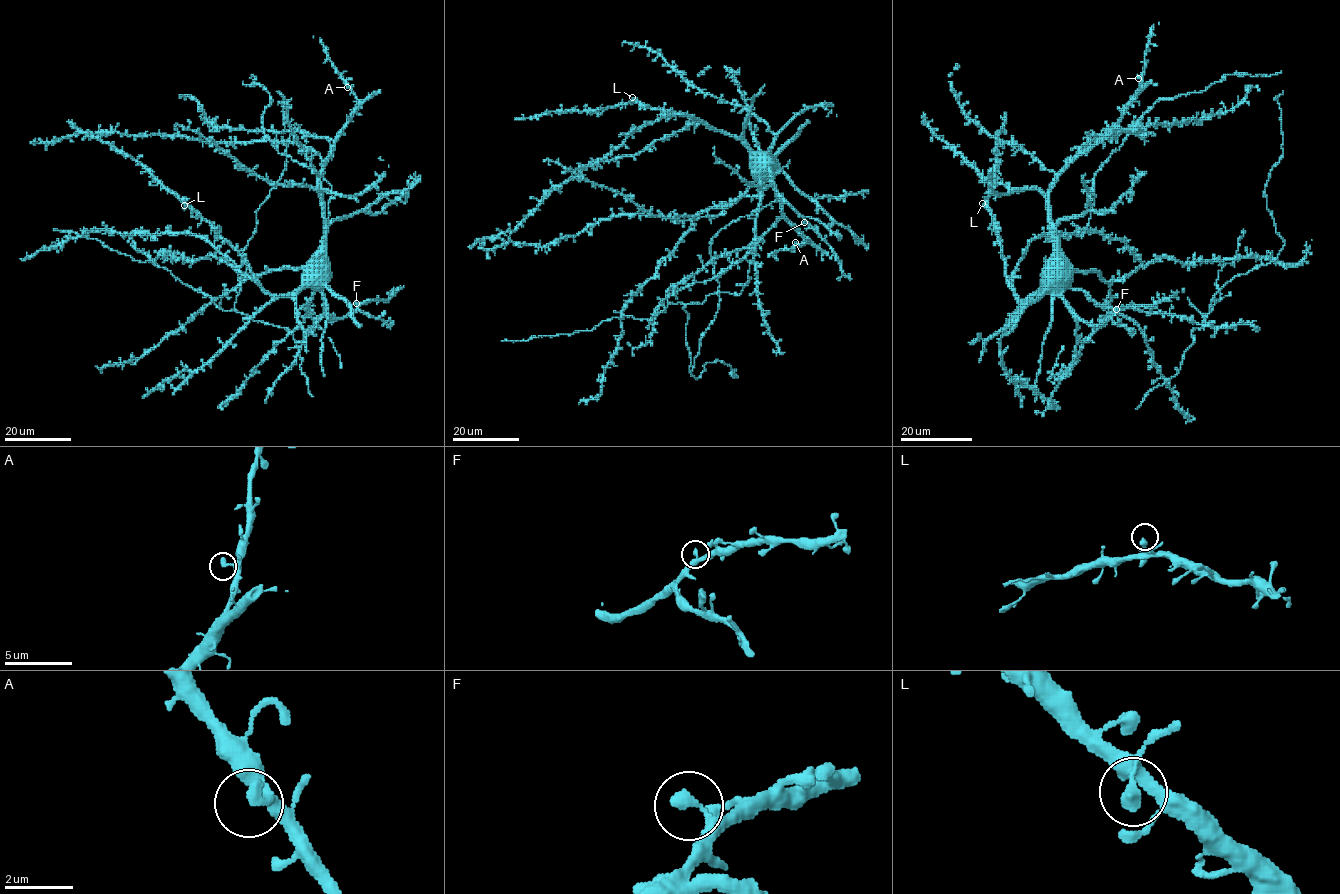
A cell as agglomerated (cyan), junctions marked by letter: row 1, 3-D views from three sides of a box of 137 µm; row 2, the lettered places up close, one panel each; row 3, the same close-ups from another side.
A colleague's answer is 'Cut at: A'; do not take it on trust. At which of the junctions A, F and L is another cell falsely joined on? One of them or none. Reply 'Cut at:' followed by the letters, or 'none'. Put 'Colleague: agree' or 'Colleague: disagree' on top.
Colleague: disagree
Cut at: none

